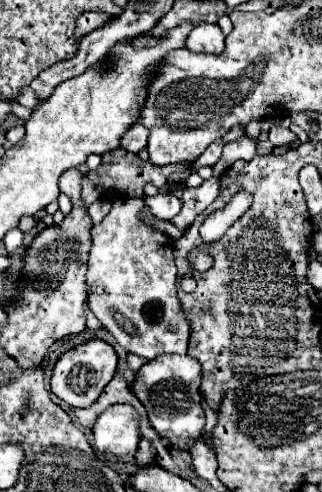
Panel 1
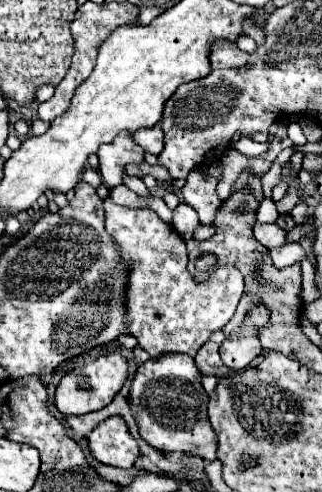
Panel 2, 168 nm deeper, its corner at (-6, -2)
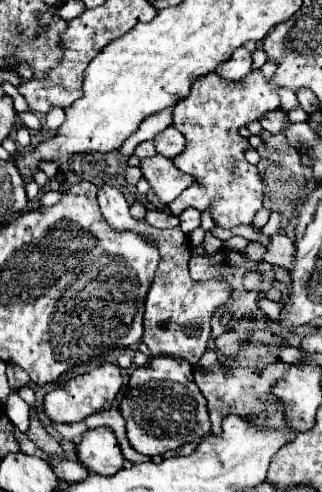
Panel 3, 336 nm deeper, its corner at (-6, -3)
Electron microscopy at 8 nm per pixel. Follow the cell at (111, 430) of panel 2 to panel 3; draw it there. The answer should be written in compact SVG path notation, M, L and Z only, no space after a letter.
M94 428L82 436L82 442L76 446L78 462L92 474L114 476L124 468L124 458L114 438L112 430Z

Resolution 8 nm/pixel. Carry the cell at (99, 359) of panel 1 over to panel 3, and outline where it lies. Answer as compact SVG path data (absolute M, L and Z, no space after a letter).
M102 364L100 368L88 372L88 374L82 374L82 376L76 376L72 380L68 380L64 386L48 392L44 396L44 412L46 416L52 420L52 422L62 422L62 424L72 424L72 422L80 422L82 418L90 416L90 414L96 414L100 410L108 410L112 408L112 402L118 394L122 386L122 376L120 376L120 368L114 366L114 364Z

